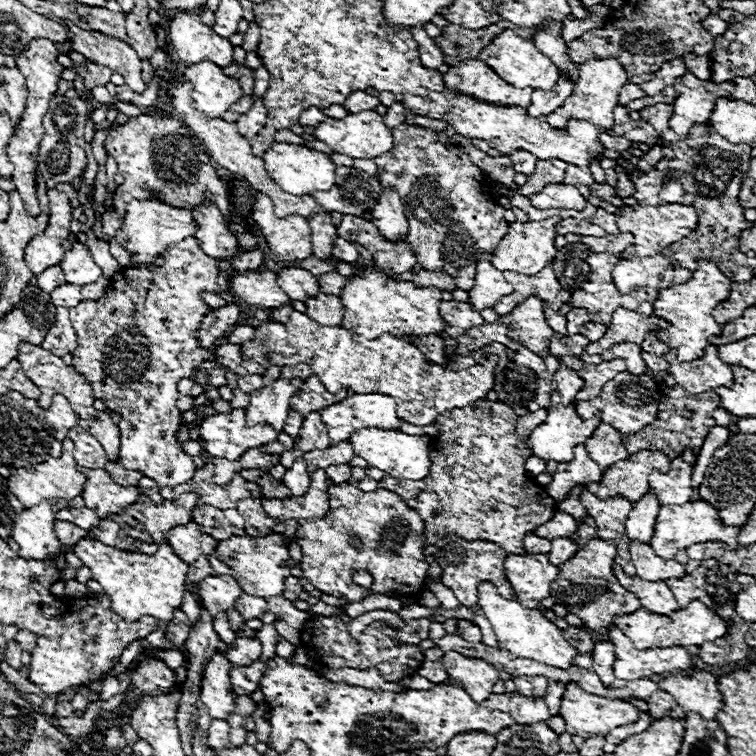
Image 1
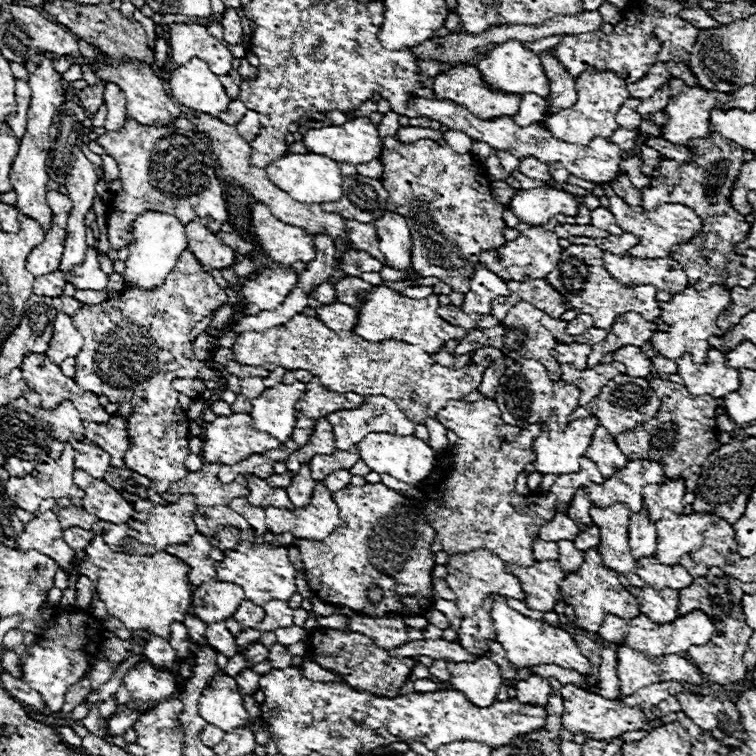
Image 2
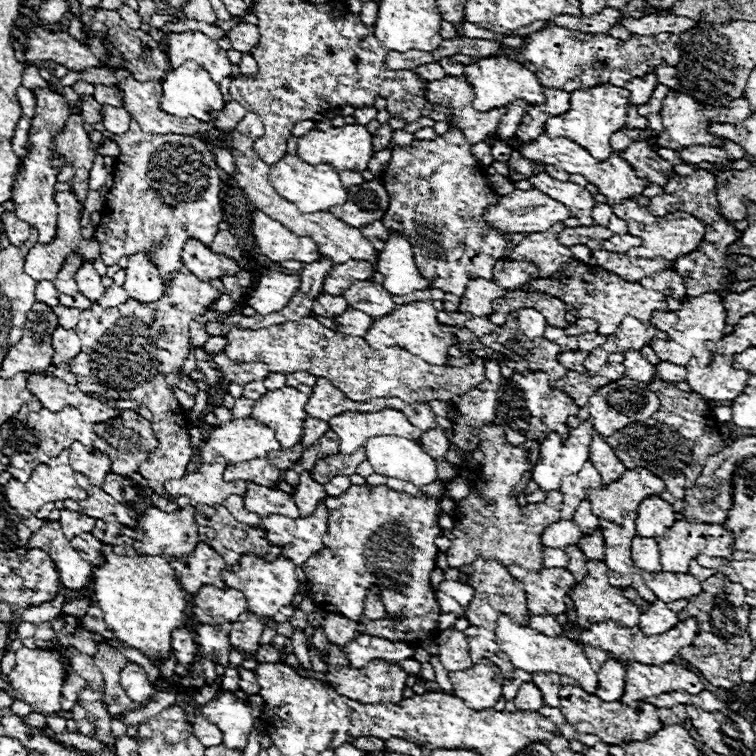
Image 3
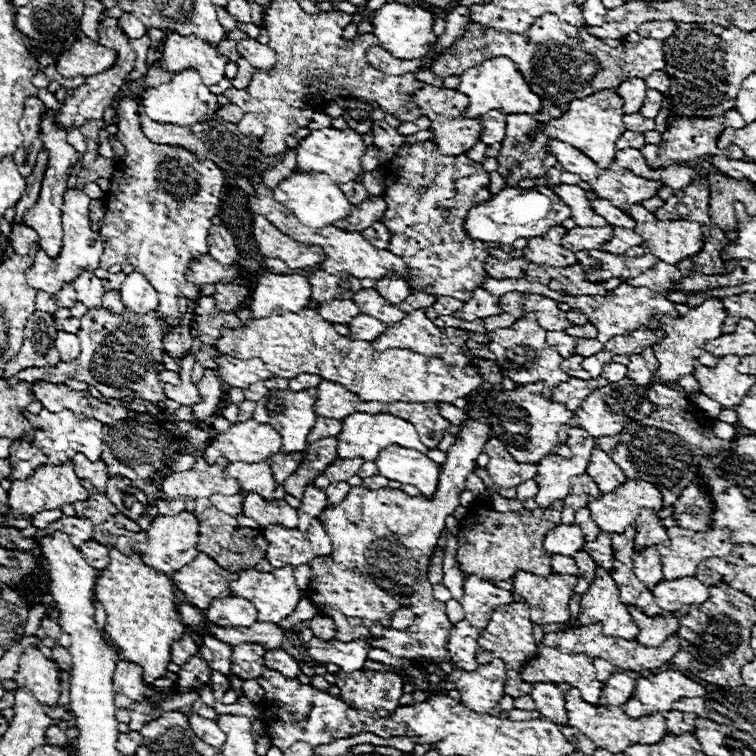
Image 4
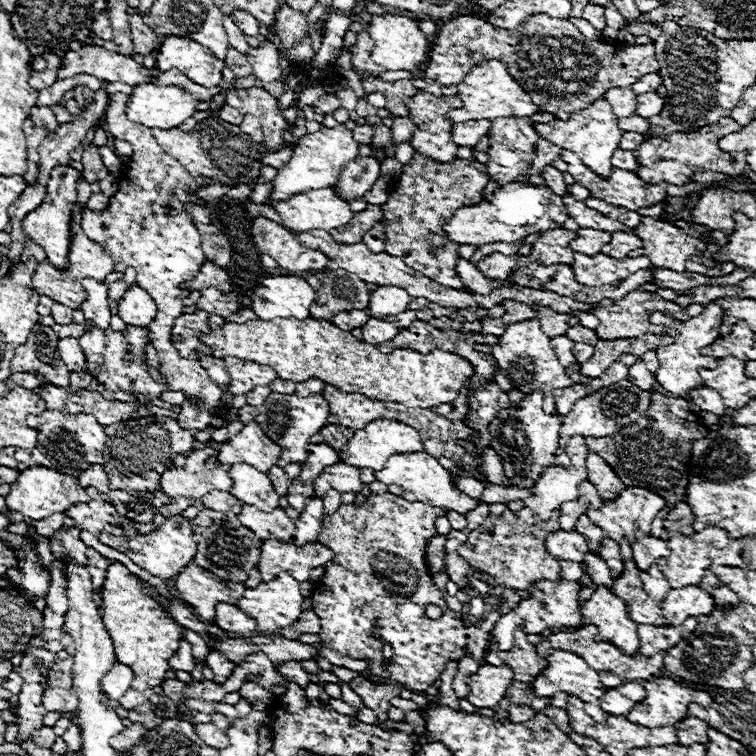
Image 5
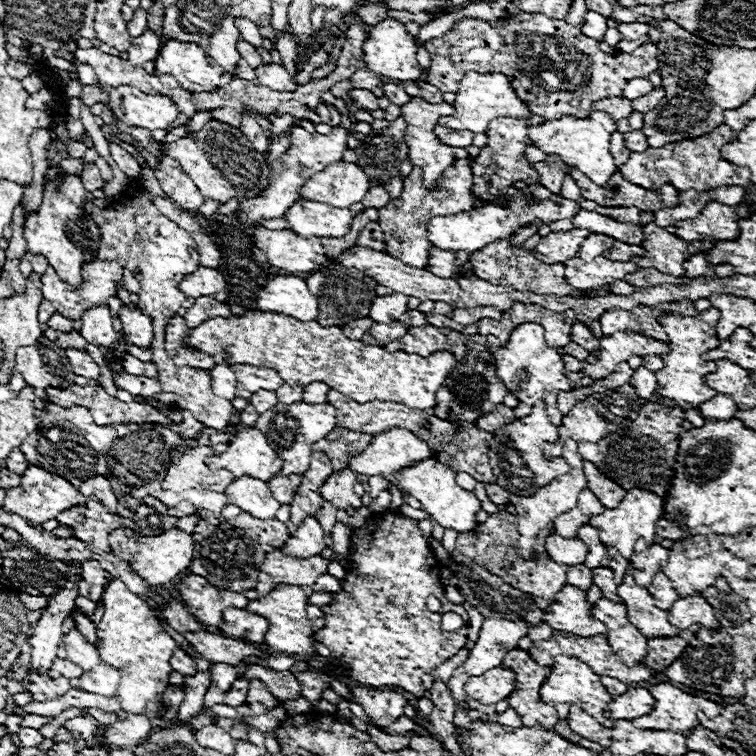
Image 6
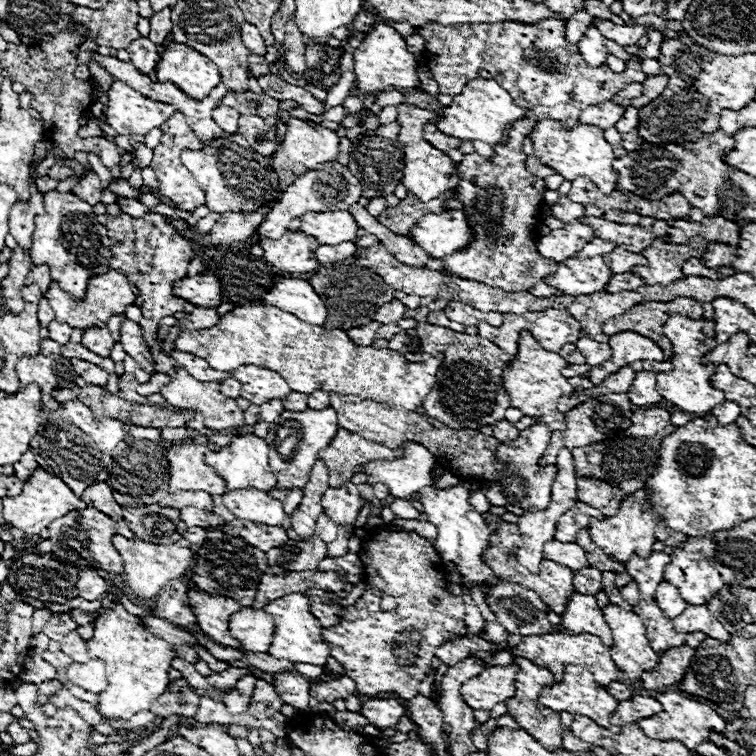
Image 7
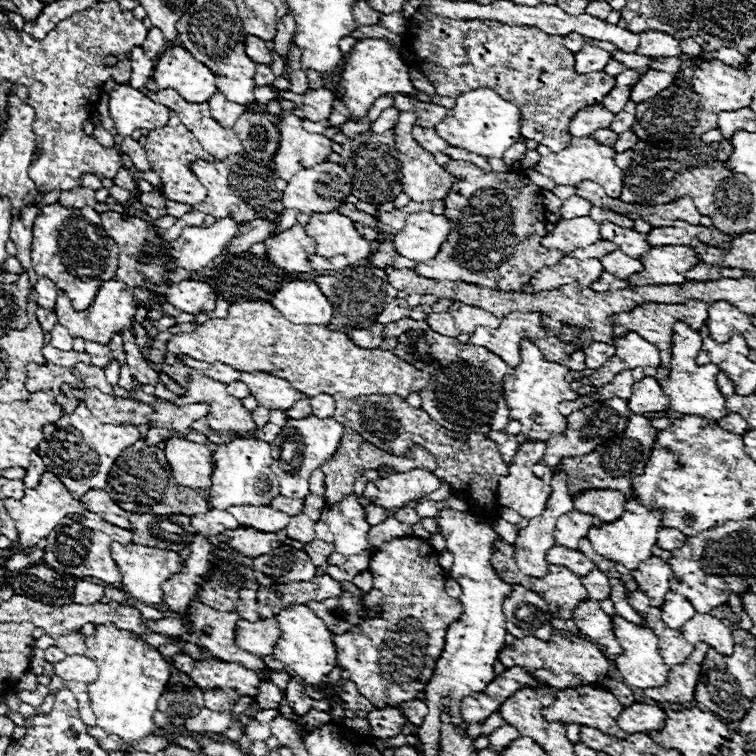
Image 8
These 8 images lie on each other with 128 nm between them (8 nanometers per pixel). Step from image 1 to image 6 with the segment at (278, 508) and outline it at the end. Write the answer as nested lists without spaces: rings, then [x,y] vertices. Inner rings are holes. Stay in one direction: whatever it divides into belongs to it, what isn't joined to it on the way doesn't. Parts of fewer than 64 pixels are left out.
[[[276,550],[276,552],[266,554],[266,560],[260,568],[256,592],[258,596],[266,596],[278,584],[312,586],[316,578],[326,572],[328,572],[328,560],[324,560],[322,556],[314,556],[312,560],[296,560]]]

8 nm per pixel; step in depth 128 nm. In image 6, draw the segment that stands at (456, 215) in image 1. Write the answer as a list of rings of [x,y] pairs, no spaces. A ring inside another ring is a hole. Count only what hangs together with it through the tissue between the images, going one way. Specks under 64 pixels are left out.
[[[456,160],[452,168],[448,168],[442,178],[440,178],[440,188],[428,192],[422,184],[420,170],[412,170],[410,176],[404,182],[404,190],[400,198],[390,200],[384,208],[380,208],[380,228],[384,232],[384,242],[386,242],[386,252],[404,260],[404,264],[410,264],[414,268],[424,268],[426,264],[426,252],[432,244],[426,240],[426,222],[432,216],[452,216],[466,212],[474,206],[476,198],[470,192],[472,184],[472,172],[470,172],[470,160]]]

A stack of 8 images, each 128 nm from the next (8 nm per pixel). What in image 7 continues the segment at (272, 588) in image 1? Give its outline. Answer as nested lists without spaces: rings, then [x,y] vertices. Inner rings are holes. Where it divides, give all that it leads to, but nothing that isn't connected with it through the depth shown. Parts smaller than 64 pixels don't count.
[[[300,594],[284,596],[284,598],[268,604],[268,608],[264,608],[264,610],[268,614],[272,614],[276,620],[276,634],[274,634],[274,640],[272,640],[268,654],[272,654],[274,658],[286,658],[292,664],[300,664],[300,662],[302,664],[314,664],[314,666],[326,664],[326,660],[330,656],[330,646],[320,636],[322,626],[312,616],[306,596],[300,596]]]

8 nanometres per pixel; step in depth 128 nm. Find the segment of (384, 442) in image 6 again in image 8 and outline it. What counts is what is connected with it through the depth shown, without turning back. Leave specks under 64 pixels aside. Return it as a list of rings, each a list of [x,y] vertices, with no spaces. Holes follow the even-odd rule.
[[[422,468],[410,472],[398,472],[388,478],[378,478],[376,482],[368,482],[364,496],[372,500],[374,506],[400,510],[410,502],[420,500],[426,494],[438,490],[438,478]]]

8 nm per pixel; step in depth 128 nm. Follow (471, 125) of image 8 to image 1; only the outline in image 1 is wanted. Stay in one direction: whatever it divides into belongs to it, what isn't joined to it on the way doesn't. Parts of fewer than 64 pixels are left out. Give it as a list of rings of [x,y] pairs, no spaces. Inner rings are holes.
[[[504,30],[492,44],[488,44],[480,54],[478,60],[488,64],[502,80],[516,88],[534,88],[534,90],[552,90],[560,78],[558,68],[534,46],[534,42],[522,40],[512,30]]]

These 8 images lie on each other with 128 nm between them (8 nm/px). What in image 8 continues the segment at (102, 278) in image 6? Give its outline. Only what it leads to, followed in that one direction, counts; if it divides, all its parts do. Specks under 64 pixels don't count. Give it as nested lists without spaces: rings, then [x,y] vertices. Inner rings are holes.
[[[112,278],[100,286],[100,292],[96,294],[96,300],[92,306],[84,312],[76,312],[70,304],[70,300],[64,296],[64,292],[58,292],[58,302],[56,302],[56,316],[58,322],[64,324],[74,338],[84,338],[100,344],[108,344],[114,334],[122,334],[124,330],[132,330],[132,318],[136,314],[136,302],[132,298],[132,288],[124,284],[118,278]]]

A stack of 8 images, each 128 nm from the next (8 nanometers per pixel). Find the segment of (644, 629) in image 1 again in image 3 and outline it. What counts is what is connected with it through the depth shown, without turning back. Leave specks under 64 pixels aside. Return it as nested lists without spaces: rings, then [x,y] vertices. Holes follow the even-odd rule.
[[[694,618],[678,622],[676,628],[670,628],[668,632],[664,632],[660,636],[644,636],[638,626],[636,628],[620,628],[618,624],[602,622],[602,624],[592,624],[588,630],[580,632],[576,636],[576,644],[606,650],[620,662],[624,660],[624,662],[640,662],[640,664],[648,664],[648,666],[660,666],[664,662],[670,662],[684,646],[690,646],[696,634],[698,634],[698,626],[696,626]]]

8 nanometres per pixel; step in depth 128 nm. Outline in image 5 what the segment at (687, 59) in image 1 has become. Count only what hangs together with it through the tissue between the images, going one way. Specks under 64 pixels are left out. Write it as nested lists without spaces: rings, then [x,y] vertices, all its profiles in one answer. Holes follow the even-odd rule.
[[[648,74],[644,78],[640,78],[636,84],[632,84],[632,90],[638,94],[646,94],[646,92],[654,92],[658,86],[662,84],[662,78],[658,74]]]

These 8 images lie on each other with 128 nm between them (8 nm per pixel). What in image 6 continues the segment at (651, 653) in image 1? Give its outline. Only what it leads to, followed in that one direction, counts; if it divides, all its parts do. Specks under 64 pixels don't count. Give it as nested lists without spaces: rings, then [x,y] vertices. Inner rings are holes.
[[[662,682],[650,688],[650,694],[656,700],[656,708],[648,716],[632,720],[640,730],[672,730],[686,736],[698,724],[698,712],[714,718],[720,714],[720,706],[700,696],[690,696],[680,688]]]

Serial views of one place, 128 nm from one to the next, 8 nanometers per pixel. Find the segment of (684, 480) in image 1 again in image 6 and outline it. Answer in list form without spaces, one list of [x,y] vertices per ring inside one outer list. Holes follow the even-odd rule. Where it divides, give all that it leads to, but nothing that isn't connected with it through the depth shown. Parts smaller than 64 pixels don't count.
[[[652,544],[644,550],[636,550],[630,558],[632,568],[638,570],[638,572],[632,572],[636,584],[640,584],[642,588],[648,588],[654,574],[660,572],[662,562],[666,562],[666,560],[668,560],[668,550],[658,546],[658,544]]]

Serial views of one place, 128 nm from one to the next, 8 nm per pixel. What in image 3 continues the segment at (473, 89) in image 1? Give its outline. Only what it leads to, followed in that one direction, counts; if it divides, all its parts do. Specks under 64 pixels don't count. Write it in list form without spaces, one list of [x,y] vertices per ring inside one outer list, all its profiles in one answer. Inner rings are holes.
[[[446,76],[444,80],[428,82],[424,96],[430,104],[444,106],[452,112],[448,126],[458,128],[468,144],[484,142],[486,136],[496,130],[500,116],[506,112],[506,108],[496,108],[496,112],[476,112],[472,108],[472,90],[468,88],[464,76]]]

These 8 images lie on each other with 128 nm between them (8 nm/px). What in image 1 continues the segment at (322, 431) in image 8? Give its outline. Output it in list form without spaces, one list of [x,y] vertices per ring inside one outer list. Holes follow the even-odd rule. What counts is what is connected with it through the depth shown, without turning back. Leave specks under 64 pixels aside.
[[[274,380],[256,392],[250,392],[250,406],[246,408],[248,426],[268,424],[278,434],[284,432],[284,424],[290,412],[290,398],[300,392],[302,380]]]

